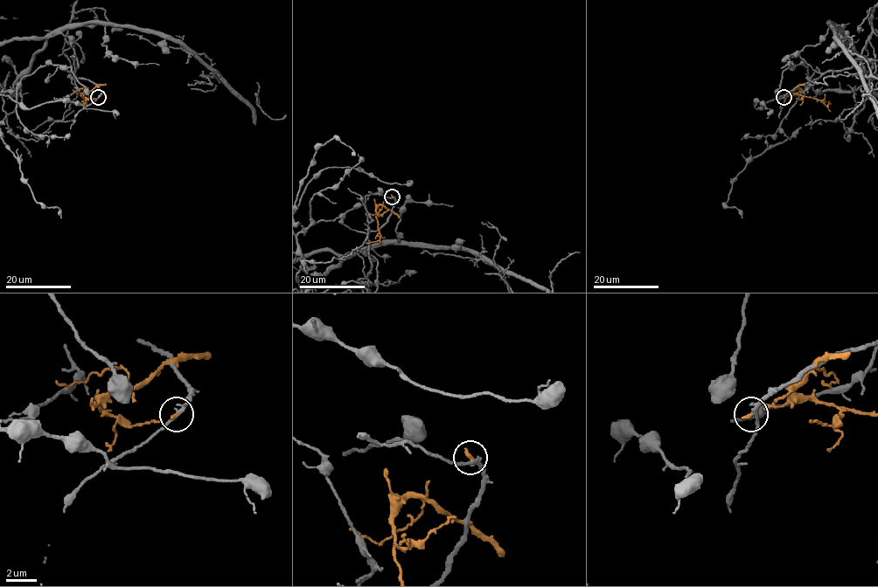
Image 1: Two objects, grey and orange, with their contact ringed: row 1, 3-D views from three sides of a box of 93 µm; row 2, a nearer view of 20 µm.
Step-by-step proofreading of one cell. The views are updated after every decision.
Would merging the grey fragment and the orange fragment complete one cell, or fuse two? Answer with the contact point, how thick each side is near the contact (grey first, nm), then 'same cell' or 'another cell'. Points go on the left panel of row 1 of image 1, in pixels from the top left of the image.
place (98, 97); calibres 200 and 200 nm; another cell

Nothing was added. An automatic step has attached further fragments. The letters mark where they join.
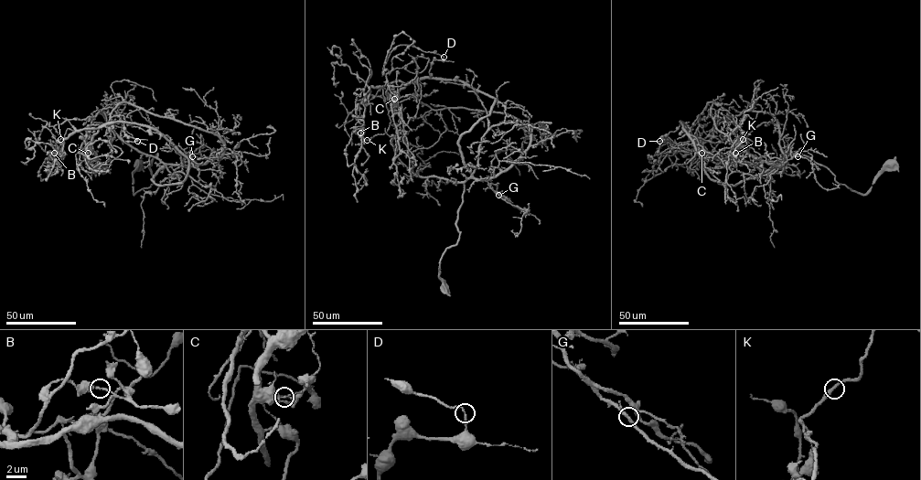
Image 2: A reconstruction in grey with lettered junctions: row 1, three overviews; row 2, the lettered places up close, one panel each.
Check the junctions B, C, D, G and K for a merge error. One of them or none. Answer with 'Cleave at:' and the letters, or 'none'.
Cleave at: C

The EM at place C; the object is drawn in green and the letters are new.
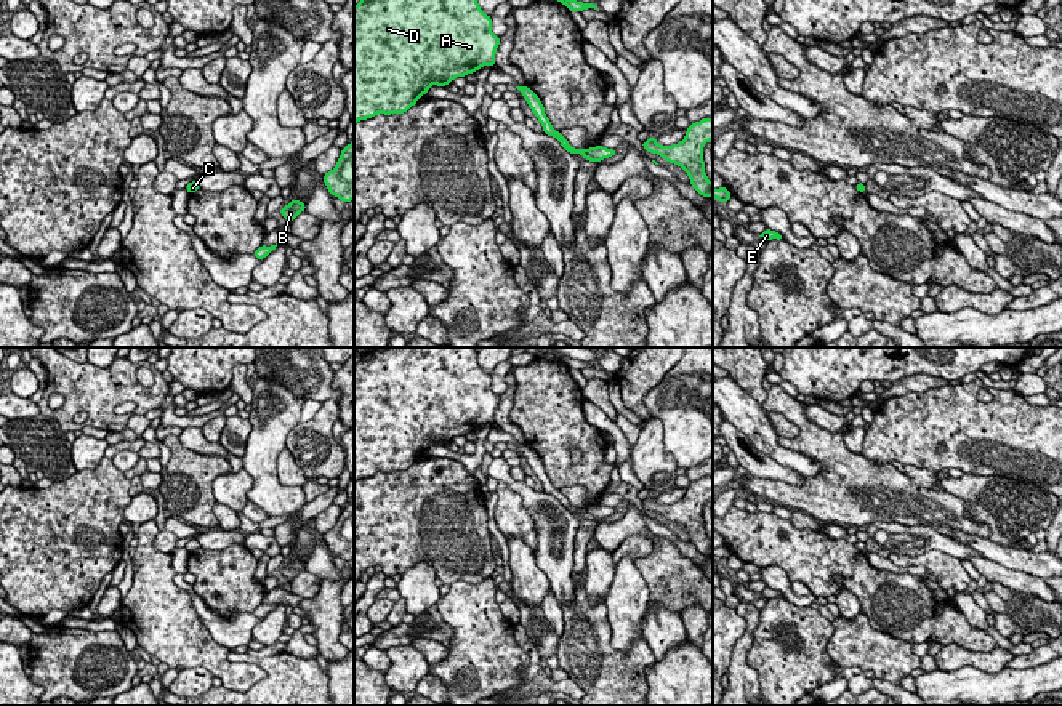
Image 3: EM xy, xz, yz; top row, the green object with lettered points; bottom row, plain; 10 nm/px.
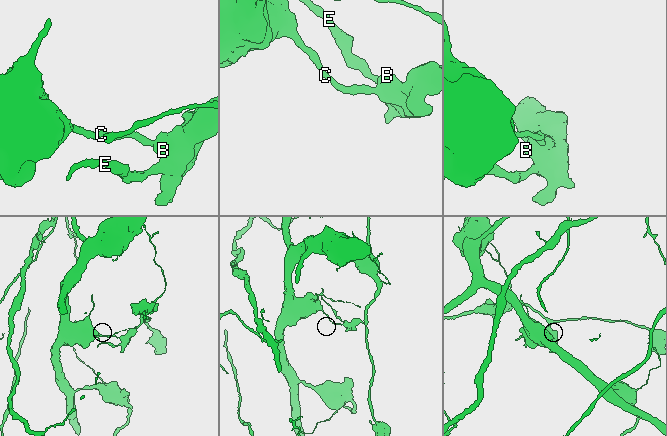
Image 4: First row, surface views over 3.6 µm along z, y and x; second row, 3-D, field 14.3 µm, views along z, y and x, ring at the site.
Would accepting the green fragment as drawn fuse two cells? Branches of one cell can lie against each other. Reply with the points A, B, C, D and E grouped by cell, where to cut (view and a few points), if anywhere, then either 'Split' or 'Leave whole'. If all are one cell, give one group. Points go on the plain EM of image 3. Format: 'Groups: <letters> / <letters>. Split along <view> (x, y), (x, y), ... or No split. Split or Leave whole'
Groups: A C D / B E. Split along xz (559, 492), (556, 497). Split

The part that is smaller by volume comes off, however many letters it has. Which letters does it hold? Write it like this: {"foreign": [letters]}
{"foreign": ["B", "E"]}

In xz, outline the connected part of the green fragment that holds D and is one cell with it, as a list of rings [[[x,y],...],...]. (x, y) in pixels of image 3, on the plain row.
[[[383,347],[367,351],[354,365],[354,482],[375,475],[376,472],[404,472],[428,451],[431,443],[447,445],[457,435],[477,431],[482,424],[495,426],[495,411],[500,395],[492,389],[492,376],[477,363],[477,352],[473,347]]]

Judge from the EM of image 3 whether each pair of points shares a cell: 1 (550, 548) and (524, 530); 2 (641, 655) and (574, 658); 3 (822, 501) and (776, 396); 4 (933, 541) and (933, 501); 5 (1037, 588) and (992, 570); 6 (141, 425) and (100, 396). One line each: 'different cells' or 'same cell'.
1: different cells
2: same cell
3: same cell
4: different cells
5: same cell
6: different cells

